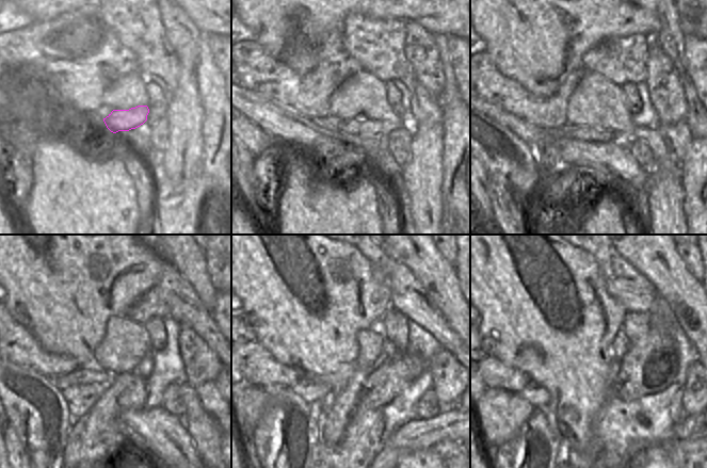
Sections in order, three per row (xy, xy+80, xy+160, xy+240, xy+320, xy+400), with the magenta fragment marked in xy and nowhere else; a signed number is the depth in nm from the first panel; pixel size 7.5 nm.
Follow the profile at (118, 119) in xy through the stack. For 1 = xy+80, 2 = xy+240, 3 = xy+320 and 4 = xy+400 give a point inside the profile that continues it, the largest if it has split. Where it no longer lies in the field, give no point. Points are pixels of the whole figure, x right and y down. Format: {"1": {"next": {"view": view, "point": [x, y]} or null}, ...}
{"1": {"next": {"view": "xy+80", "point": [359, 126]}}, "2": {"next": {"view": "xy+240", "point": [82, 375]}}, "3": {"next": {"view": "xy+320", "point": [310, 390]}}, "4": {"next": {"view": "xy+400", "point": [535, 394]}}}

